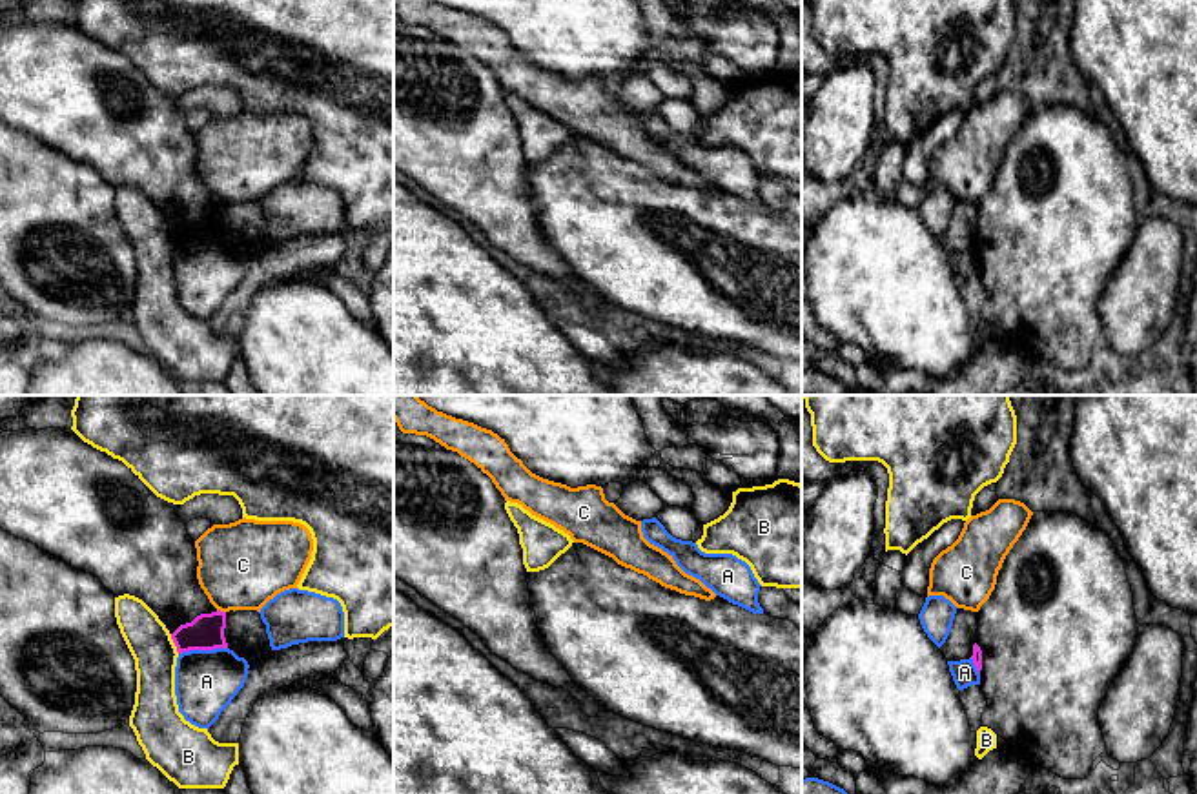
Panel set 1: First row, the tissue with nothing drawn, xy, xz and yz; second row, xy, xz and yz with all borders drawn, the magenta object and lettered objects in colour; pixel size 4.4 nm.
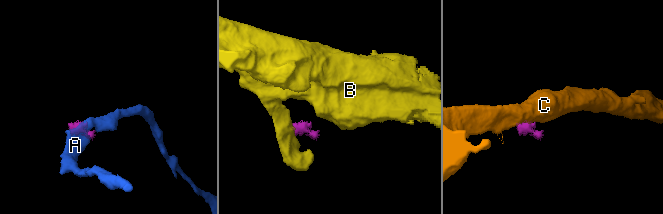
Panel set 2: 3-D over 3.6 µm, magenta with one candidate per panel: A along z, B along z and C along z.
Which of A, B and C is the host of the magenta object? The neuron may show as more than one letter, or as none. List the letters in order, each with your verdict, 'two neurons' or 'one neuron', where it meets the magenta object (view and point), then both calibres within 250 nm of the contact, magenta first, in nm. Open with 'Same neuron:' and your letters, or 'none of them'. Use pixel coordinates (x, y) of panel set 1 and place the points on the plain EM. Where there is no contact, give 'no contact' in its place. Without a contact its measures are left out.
Same neuron: none of them
A: two neurons; meets magenta in xy at (203, 241); 160 nm thick on the magenta side, 280 nm on the other
B: two neurons; meets magenta in xy at (173, 234); 160 nm thick on the magenta side, 190 nm on the other
C: two neurons; meets magenta in xy at (219, 203); 160 nm thick on the magenta side, 380 nm on the other

